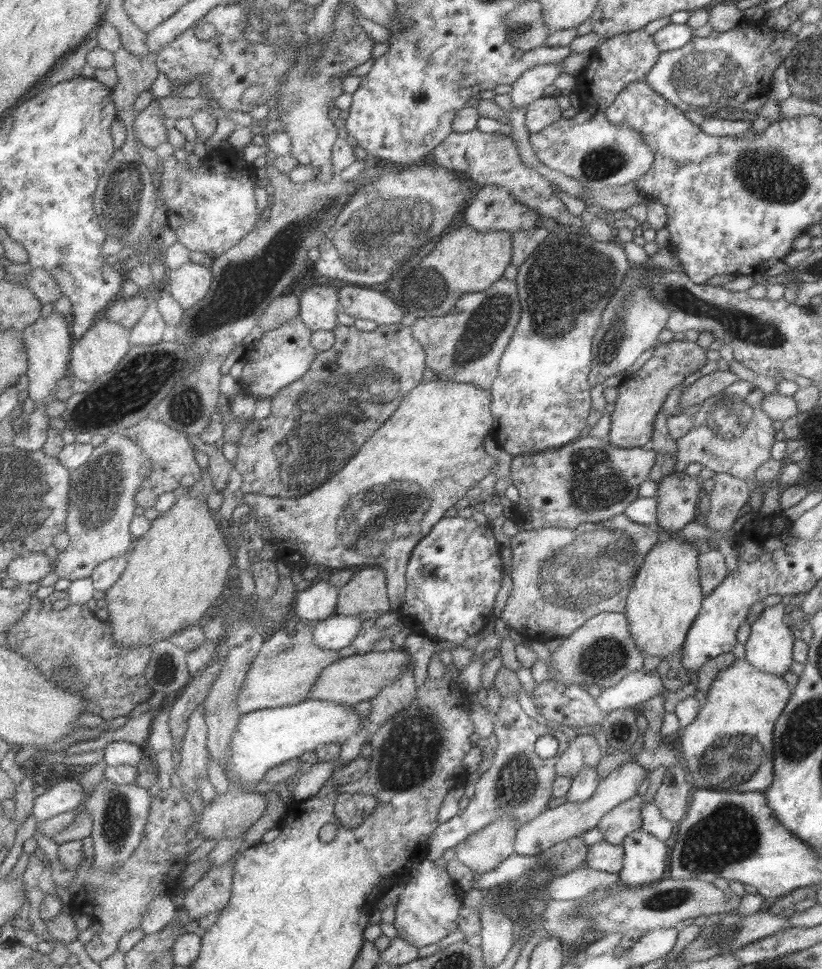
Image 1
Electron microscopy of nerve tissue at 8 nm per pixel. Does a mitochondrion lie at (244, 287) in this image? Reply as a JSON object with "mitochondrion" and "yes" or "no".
{"mitochondrion":"yes"}

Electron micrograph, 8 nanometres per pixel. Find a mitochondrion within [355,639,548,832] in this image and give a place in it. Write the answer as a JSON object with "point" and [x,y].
{"point":[414,752]}

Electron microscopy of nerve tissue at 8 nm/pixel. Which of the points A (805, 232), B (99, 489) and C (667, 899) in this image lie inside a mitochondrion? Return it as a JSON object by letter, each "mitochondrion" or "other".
{"A":"other","B":"mitochondrion","C":"mitochondrion"}

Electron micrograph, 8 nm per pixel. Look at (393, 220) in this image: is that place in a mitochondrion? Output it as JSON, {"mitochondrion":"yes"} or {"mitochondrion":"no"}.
{"mitochondrion":"yes"}

